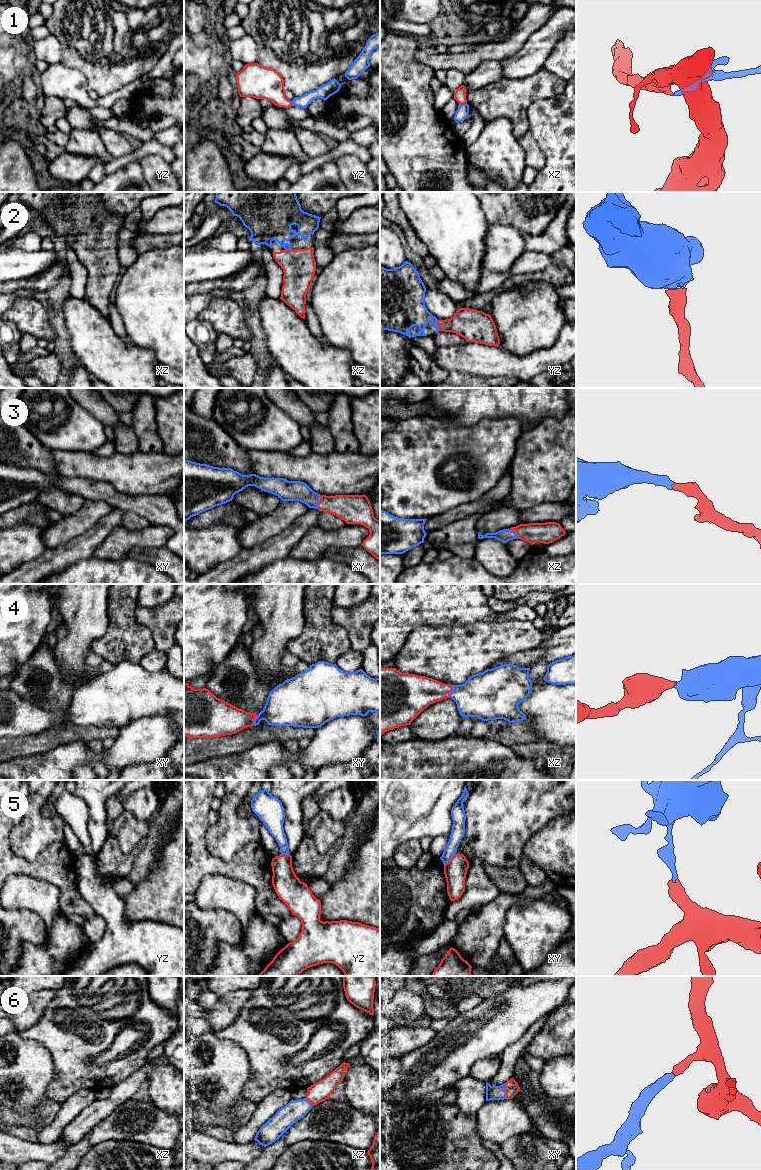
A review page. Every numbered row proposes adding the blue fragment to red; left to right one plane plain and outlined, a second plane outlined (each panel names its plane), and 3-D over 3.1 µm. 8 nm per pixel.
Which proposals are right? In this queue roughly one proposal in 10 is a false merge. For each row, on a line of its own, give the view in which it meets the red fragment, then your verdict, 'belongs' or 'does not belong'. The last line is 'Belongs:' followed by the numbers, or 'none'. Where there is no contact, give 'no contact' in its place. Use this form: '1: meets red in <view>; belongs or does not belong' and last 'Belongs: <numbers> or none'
1: meets red in xz; belongs
2: meets red in yz; belongs
3: meets red in xy; belongs
4: meets red in xz; belongs
5: meets red in xy; does not belong
6: meets red in xy; belongs
Belongs: 1, 2, 3, 4, 6

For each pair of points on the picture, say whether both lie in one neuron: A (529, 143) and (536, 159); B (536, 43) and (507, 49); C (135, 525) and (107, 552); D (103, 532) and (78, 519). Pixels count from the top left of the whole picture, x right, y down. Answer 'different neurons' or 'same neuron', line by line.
A: same neuron
B: different neurons
C: different neurons
D: different neurons

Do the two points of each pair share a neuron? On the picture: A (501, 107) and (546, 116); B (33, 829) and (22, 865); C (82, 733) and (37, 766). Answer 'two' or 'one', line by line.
A: two
B: two
C: two

